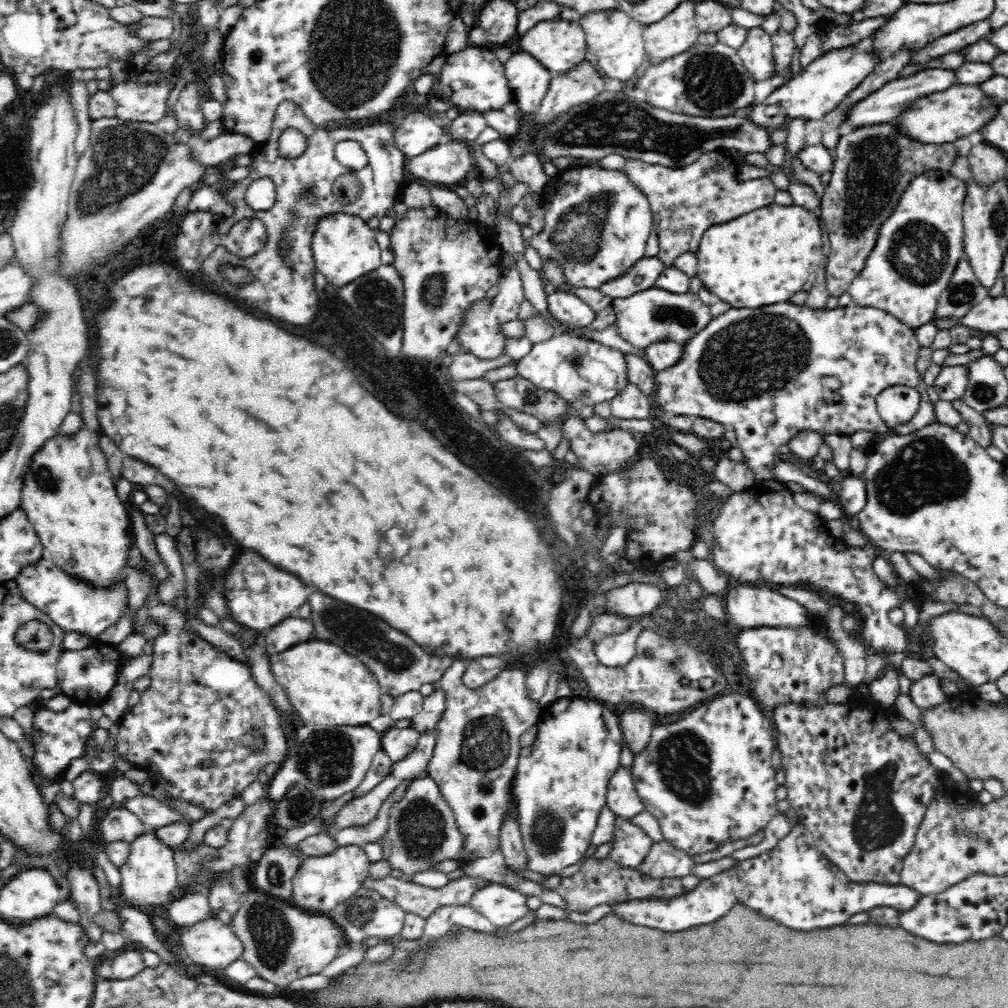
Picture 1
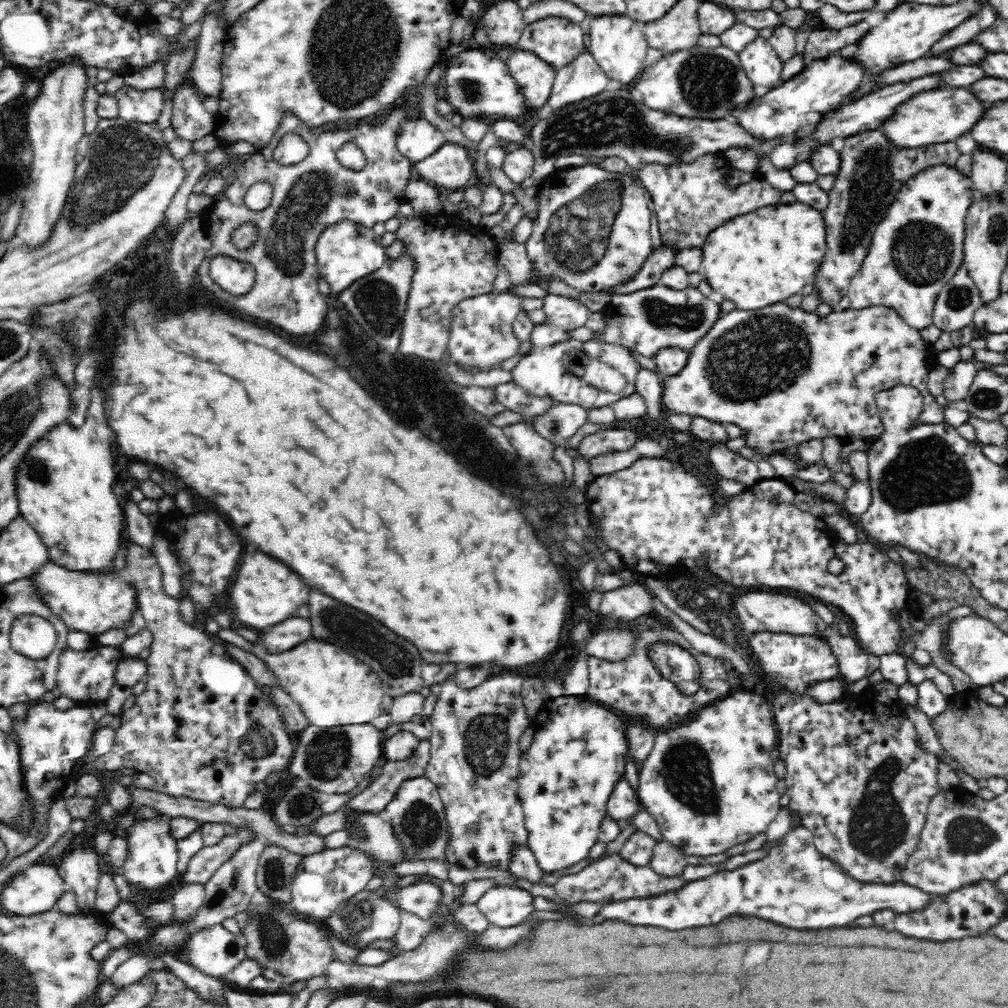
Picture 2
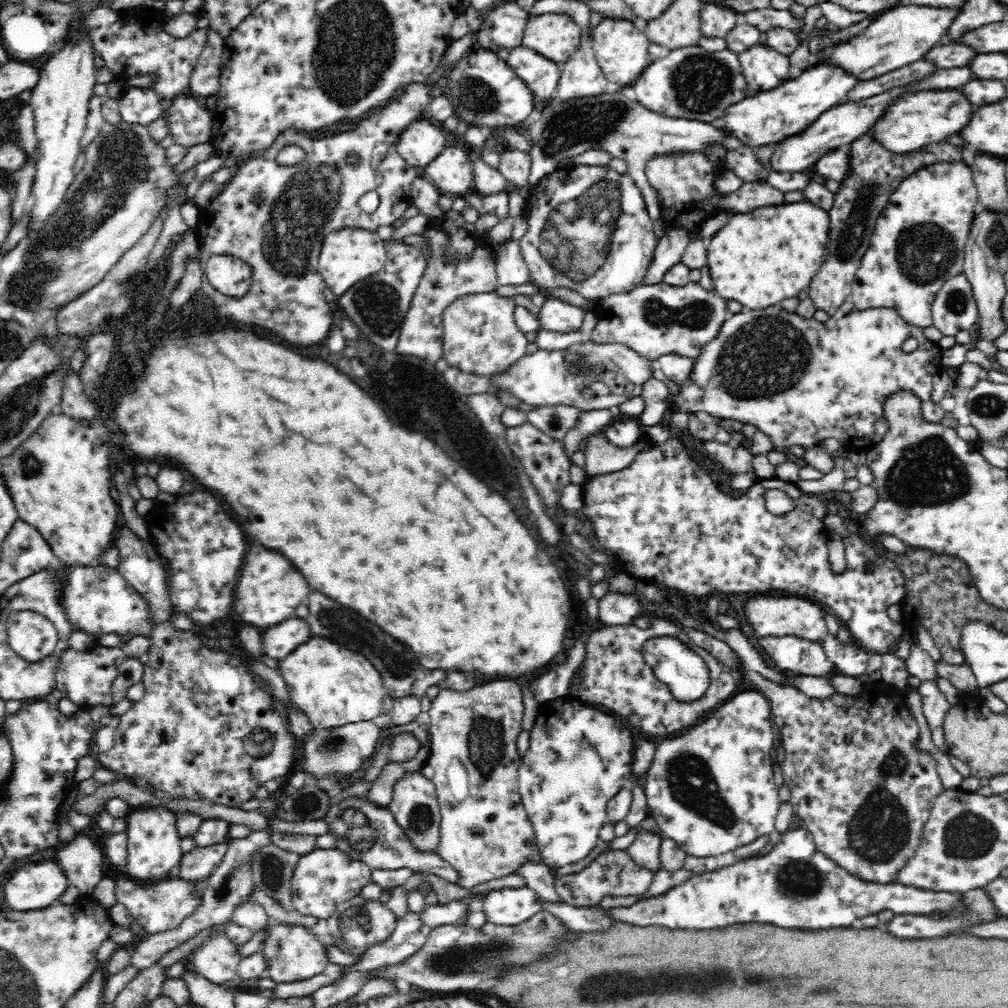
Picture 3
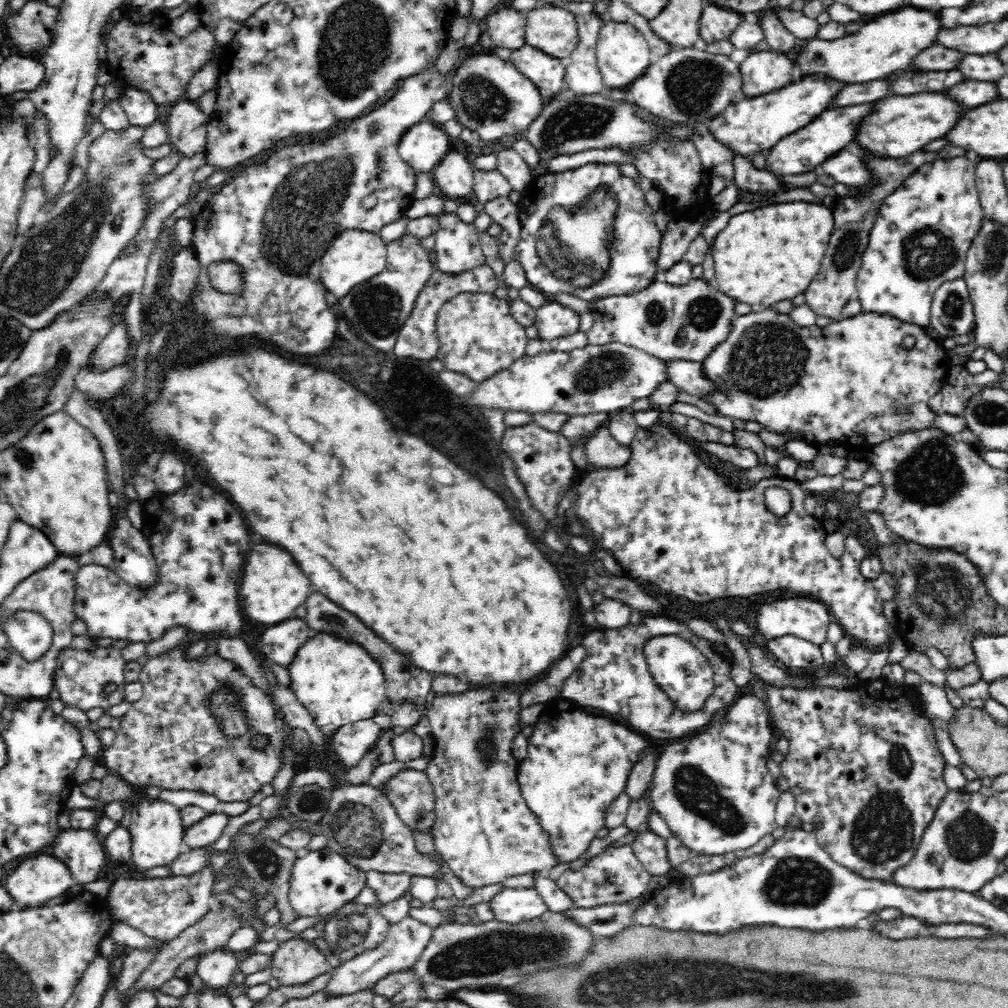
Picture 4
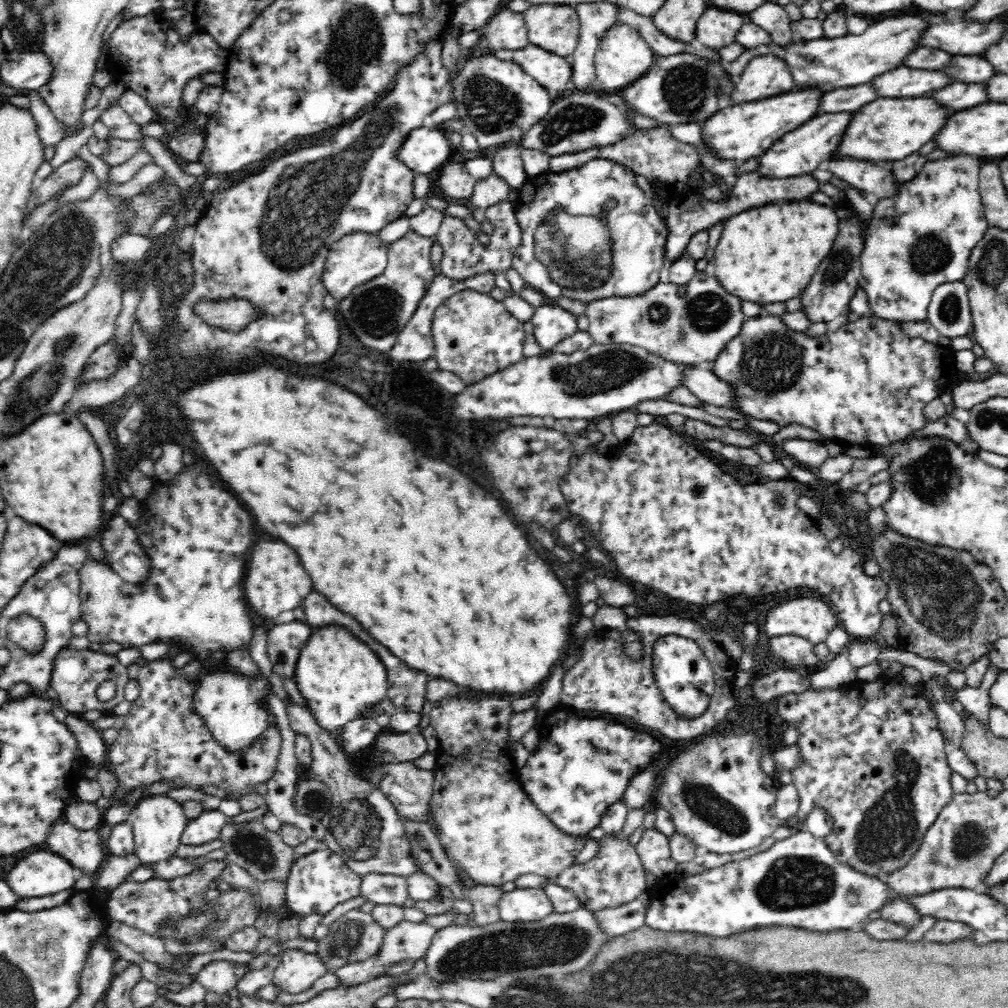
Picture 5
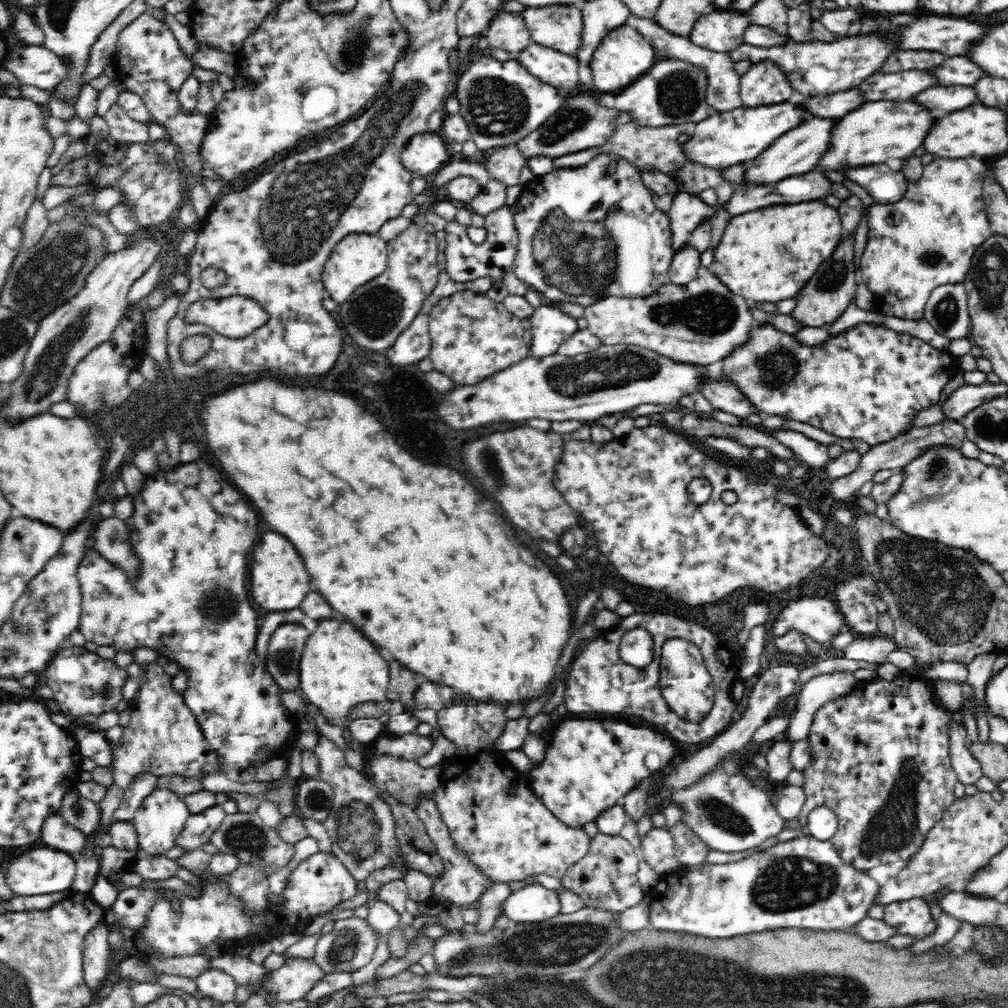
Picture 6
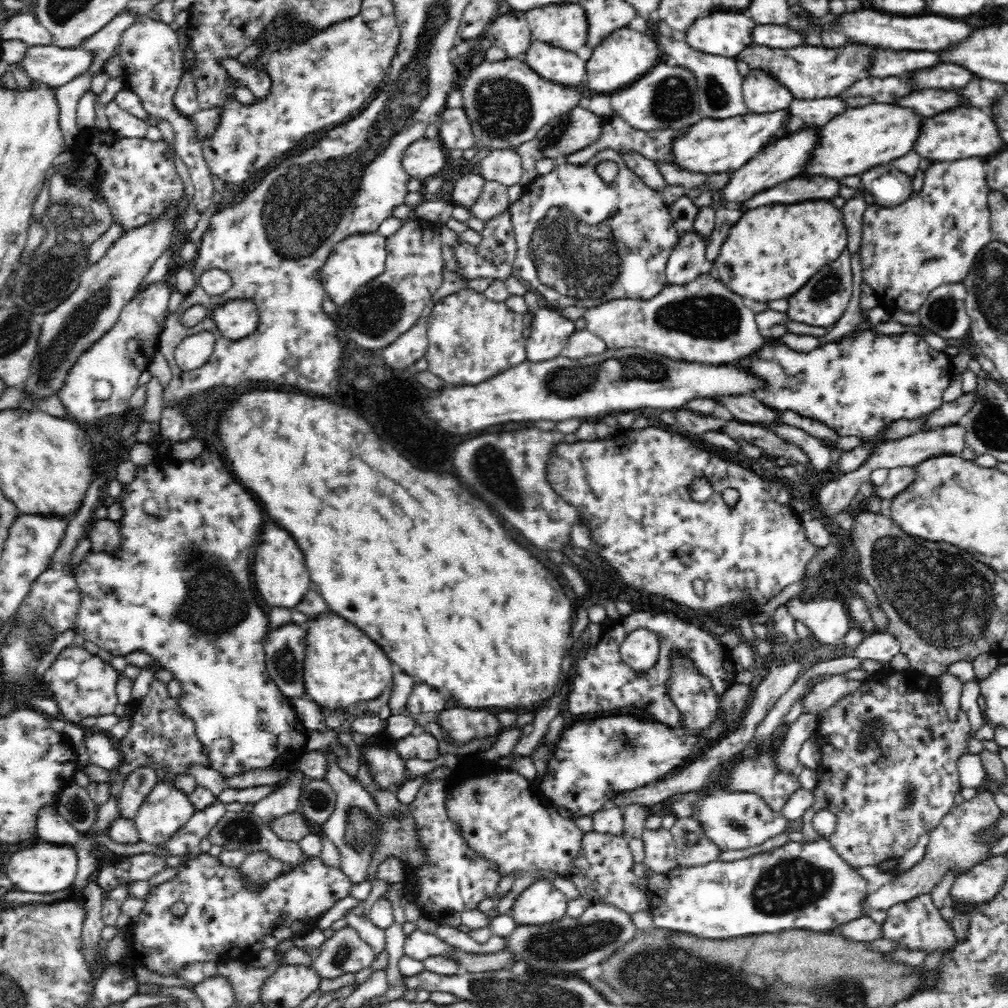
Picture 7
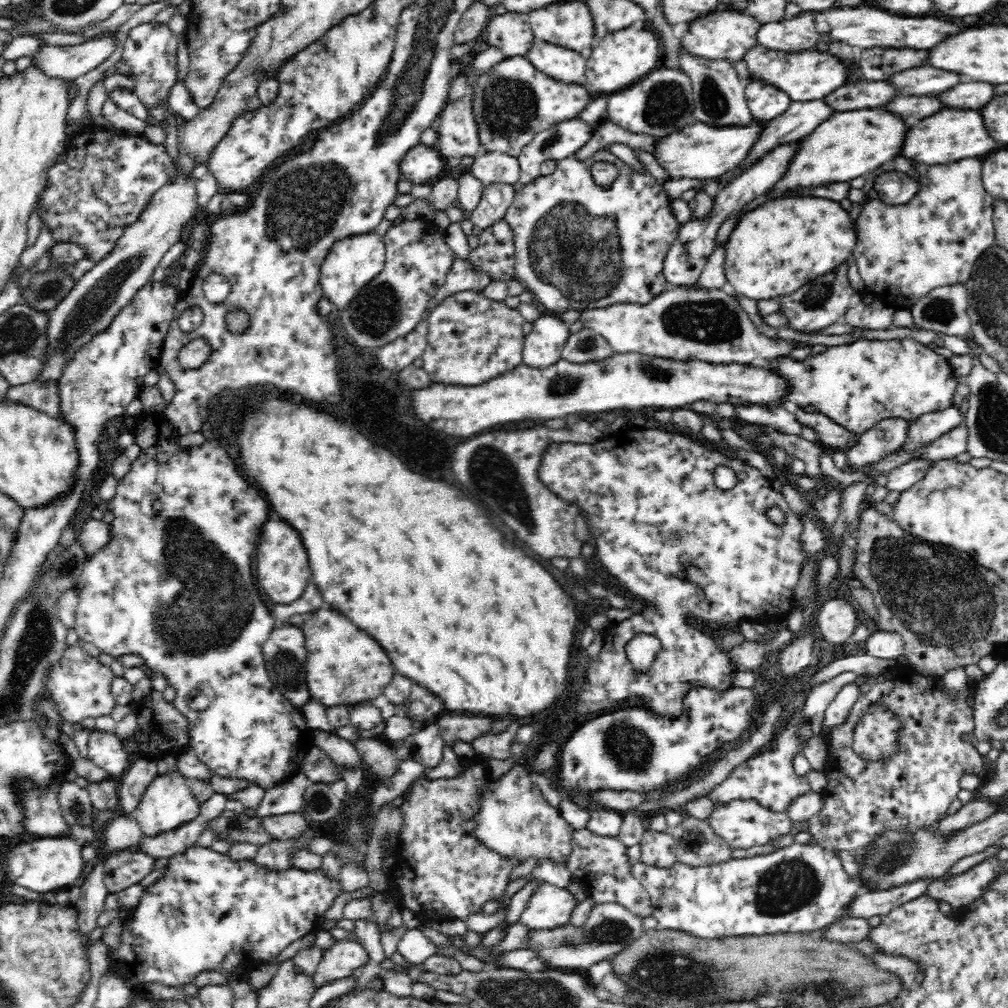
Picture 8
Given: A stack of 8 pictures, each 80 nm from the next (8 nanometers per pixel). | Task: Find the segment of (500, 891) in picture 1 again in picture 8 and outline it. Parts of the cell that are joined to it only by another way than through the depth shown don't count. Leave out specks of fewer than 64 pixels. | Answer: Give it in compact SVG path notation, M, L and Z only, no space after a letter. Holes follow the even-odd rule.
M543 881L532 892L520 922L529 929L551 929L569 922L576 898L564 887Z

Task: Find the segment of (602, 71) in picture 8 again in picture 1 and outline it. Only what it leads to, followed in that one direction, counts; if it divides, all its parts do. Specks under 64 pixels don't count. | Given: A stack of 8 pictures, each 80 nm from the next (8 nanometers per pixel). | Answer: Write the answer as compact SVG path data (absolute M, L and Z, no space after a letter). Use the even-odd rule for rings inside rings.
M596 9L580 16L576 21L585 33L587 46L596 56L598 65L607 77L627 84L634 82L636 70L644 62L643 29L645 25L618 9Z

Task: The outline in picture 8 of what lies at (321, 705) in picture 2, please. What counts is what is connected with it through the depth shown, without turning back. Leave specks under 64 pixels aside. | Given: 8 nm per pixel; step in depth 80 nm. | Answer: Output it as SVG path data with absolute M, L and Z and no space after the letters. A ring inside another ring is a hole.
M318 612L316 628L304 628L308 636L310 658L306 660L307 687L312 699L325 707L358 705L375 699L390 684L394 670L376 640L356 628L348 618L338 612Z

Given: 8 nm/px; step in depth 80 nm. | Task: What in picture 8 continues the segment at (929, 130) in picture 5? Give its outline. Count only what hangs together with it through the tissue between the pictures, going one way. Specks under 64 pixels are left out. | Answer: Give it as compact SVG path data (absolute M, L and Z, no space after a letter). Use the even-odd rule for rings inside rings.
M884 107L864 108L846 112L836 112L826 122L820 124L812 134L802 139L800 152L796 154L788 174L776 184L775 188L768 190L753 201L744 205L738 213L728 216L716 234L716 247L723 244L731 235L736 222L748 210L778 199L784 192L792 192L796 186L820 186L824 182L848 182L856 176L865 176L867 173L884 166L886 162L894 160L904 150L907 136L913 124L891 109Z

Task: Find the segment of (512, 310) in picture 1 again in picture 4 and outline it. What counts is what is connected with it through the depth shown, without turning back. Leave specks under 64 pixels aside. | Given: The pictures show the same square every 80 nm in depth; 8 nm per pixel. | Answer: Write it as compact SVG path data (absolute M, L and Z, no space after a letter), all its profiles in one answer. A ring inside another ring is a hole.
M464 292L444 303L438 311L438 359L447 370L482 382L526 356L528 337L524 329L510 314L510 299L497 297L494 292Z

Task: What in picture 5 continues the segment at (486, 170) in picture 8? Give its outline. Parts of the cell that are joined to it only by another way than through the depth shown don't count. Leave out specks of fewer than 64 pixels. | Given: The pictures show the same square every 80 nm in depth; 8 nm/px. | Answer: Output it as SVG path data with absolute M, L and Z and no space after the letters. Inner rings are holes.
M518 144L501 146L492 161L494 161L494 172L504 178L512 190L520 190L529 182Z

